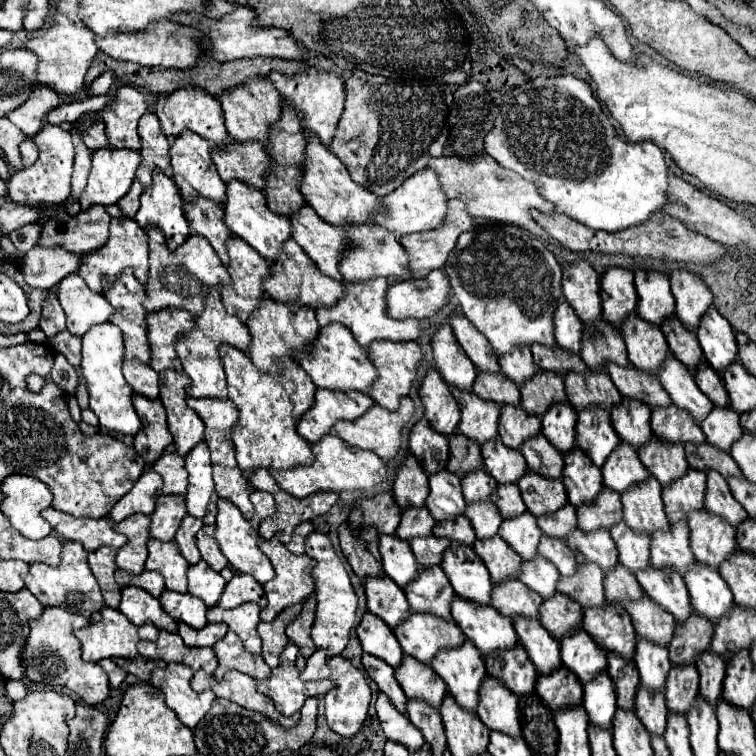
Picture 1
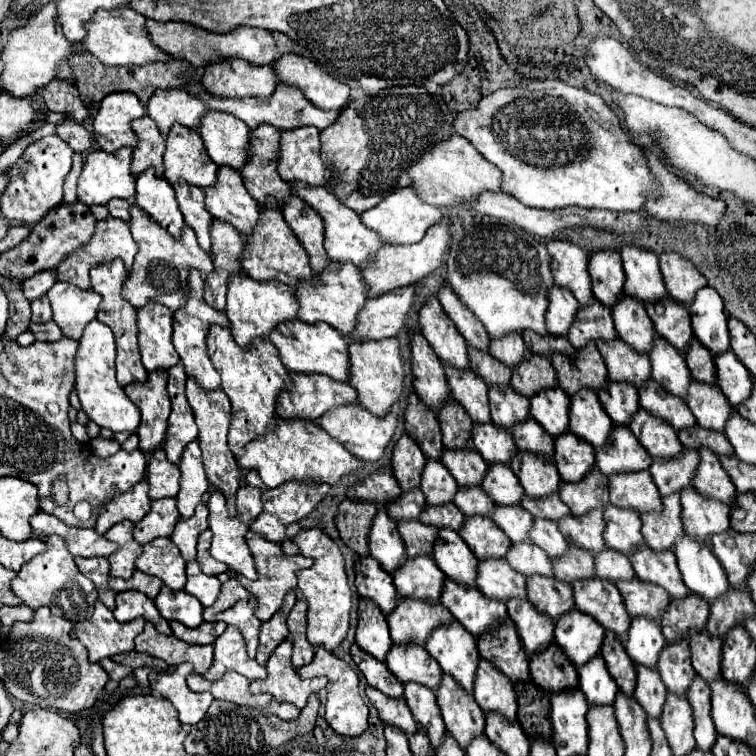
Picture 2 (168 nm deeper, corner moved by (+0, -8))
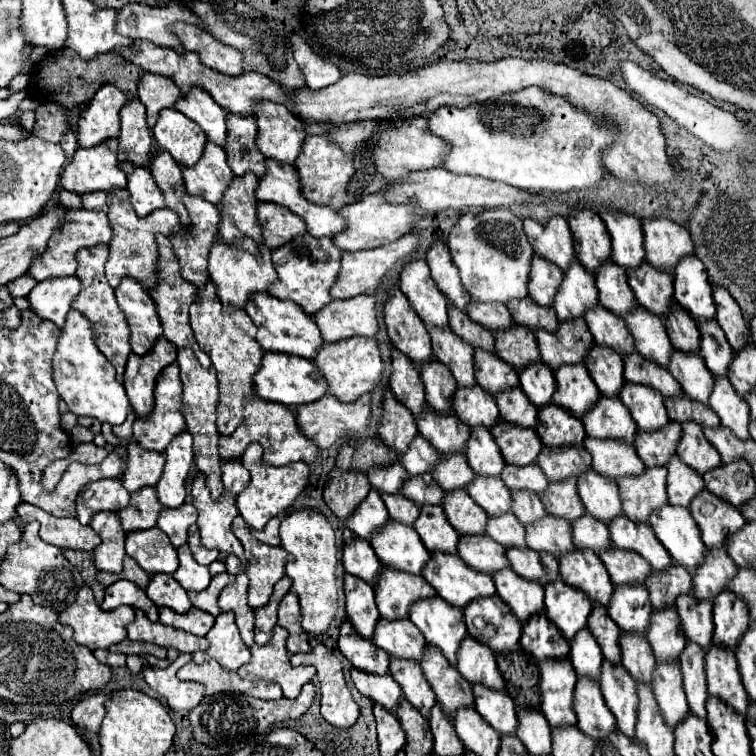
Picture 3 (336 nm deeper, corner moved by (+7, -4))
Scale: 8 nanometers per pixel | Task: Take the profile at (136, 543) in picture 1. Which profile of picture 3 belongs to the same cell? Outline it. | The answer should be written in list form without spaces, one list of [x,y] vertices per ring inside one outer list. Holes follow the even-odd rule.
[[[100,512],[90,520],[92,530],[102,538],[100,546],[92,550],[94,564],[98,570],[120,572],[124,558],[124,530],[120,528],[120,520],[114,512]]]

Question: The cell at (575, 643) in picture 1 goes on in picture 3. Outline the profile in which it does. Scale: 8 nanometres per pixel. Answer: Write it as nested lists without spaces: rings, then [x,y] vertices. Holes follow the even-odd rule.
[[[556,580],[556,584],[546,584],[544,588],[544,606],[548,618],[556,624],[566,640],[572,640],[576,632],[586,626],[592,604],[588,604],[588,600],[584,600],[576,588],[568,588],[568,584],[562,580]]]

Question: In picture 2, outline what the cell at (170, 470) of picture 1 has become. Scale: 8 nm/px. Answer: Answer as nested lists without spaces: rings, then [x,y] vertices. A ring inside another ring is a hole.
[[[155,450],[149,456],[147,484],[153,500],[175,496],[179,492],[179,478],[181,478],[179,468],[165,458],[163,450]]]

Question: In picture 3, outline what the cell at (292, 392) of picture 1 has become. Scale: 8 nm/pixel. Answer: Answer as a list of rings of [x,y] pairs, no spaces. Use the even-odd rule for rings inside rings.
[[[208,280],[208,284],[204,286],[206,288],[198,288],[198,296],[190,306],[190,326],[194,330],[194,336],[200,348],[210,356],[212,366],[216,368],[218,390],[220,390],[216,426],[220,434],[228,436],[242,422],[242,400],[254,394],[252,376],[260,368],[262,348],[254,340],[256,326],[248,318],[248,314],[240,308],[232,308],[232,312],[228,312],[228,308],[220,304],[220,298],[216,296],[216,286],[212,286],[212,280]]]

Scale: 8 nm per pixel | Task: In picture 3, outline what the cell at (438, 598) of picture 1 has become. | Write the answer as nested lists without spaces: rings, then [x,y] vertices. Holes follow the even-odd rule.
[[[388,524],[376,532],[370,540],[378,560],[386,566],[394,566],[398,570],[420,574],[422,566],[430,558],[430,552],[424,548],[420,536],[414,528],[404,528],[404,524]]]

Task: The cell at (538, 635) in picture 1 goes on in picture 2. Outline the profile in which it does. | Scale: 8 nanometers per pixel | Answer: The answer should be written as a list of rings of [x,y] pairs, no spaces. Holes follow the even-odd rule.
[[[509,600],[507,614],[517,628],[527,656],[541,652],[555,642],[555,624],[547,616],[541,616],[541,612],[535,612],[535,608],[531,608],[527,600]]]

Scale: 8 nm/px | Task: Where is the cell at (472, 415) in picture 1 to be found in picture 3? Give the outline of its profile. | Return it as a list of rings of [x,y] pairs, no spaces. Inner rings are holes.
[[[428,328],[434,356],[444,362],[460,386],[474,386],[474,348],[468,348],[450,328]]]

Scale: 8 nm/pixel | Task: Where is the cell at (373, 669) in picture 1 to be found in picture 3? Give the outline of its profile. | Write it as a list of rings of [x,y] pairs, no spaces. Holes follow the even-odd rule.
[[[344,620],[340,626],[338,636],[340,652],[356,666],[358,670],[372,672],[372,674],[386,674],[388,672],[388,654],[382,648],[376,648],[370,640],[364,640],[352,626],[350,620]]]

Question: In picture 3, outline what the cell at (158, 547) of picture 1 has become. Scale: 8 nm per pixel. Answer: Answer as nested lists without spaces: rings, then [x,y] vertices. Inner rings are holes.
[[[158,528],[126,534],[126,554],[132,556],[148,574],[174,574],[178,568],[176,548]]]

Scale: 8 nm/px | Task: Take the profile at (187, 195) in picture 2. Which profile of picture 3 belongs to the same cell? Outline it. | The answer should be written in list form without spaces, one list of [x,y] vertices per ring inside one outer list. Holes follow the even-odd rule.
[[[158,150],[158,152],[152,154],[148,168],[150,168],[158,188],[164,194],[166,208],[176,210],[176,214],[180,216],[180,222],[184,226],[190,226],[190,216],[188,216],[188,212],[186,212],[186,208],[180,200],[186,194],[186,188],[184,188],[182,172],[180,172],[180,166],[176,164],[176,160],[172,160],[172,156],[168,156],[168,152]]]

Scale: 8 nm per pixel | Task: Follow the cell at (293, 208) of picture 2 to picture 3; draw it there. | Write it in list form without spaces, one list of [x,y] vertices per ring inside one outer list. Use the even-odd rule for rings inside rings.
[[[258,202],[258,220],[262,226],[264,244],[268,248],[278,248],[290,242],[294,236],[306,232],[304,220],[280,204]]]

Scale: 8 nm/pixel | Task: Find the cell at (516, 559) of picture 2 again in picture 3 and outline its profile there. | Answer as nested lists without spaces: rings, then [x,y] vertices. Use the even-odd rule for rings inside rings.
[[[512,512],[504,516],[488,516],[486,534],[492,536],[502,546],[520,546],[520,548],[526,546],[524,526],[520,524],[520,520],[516,520]]]

